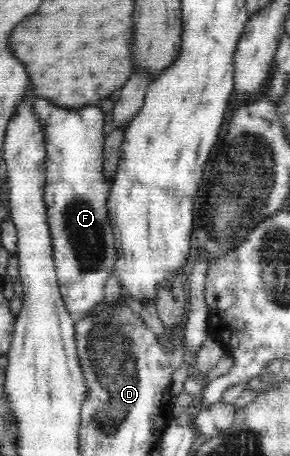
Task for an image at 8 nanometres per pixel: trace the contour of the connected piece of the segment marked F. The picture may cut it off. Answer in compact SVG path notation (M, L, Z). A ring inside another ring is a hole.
M33 100L32 108L45 134L46 180L43 200L53 243L59 290L67 310L78 317L105 302L104 289L117 262L107 197L112 185L104 175L104 112L98 106L75 110Z

